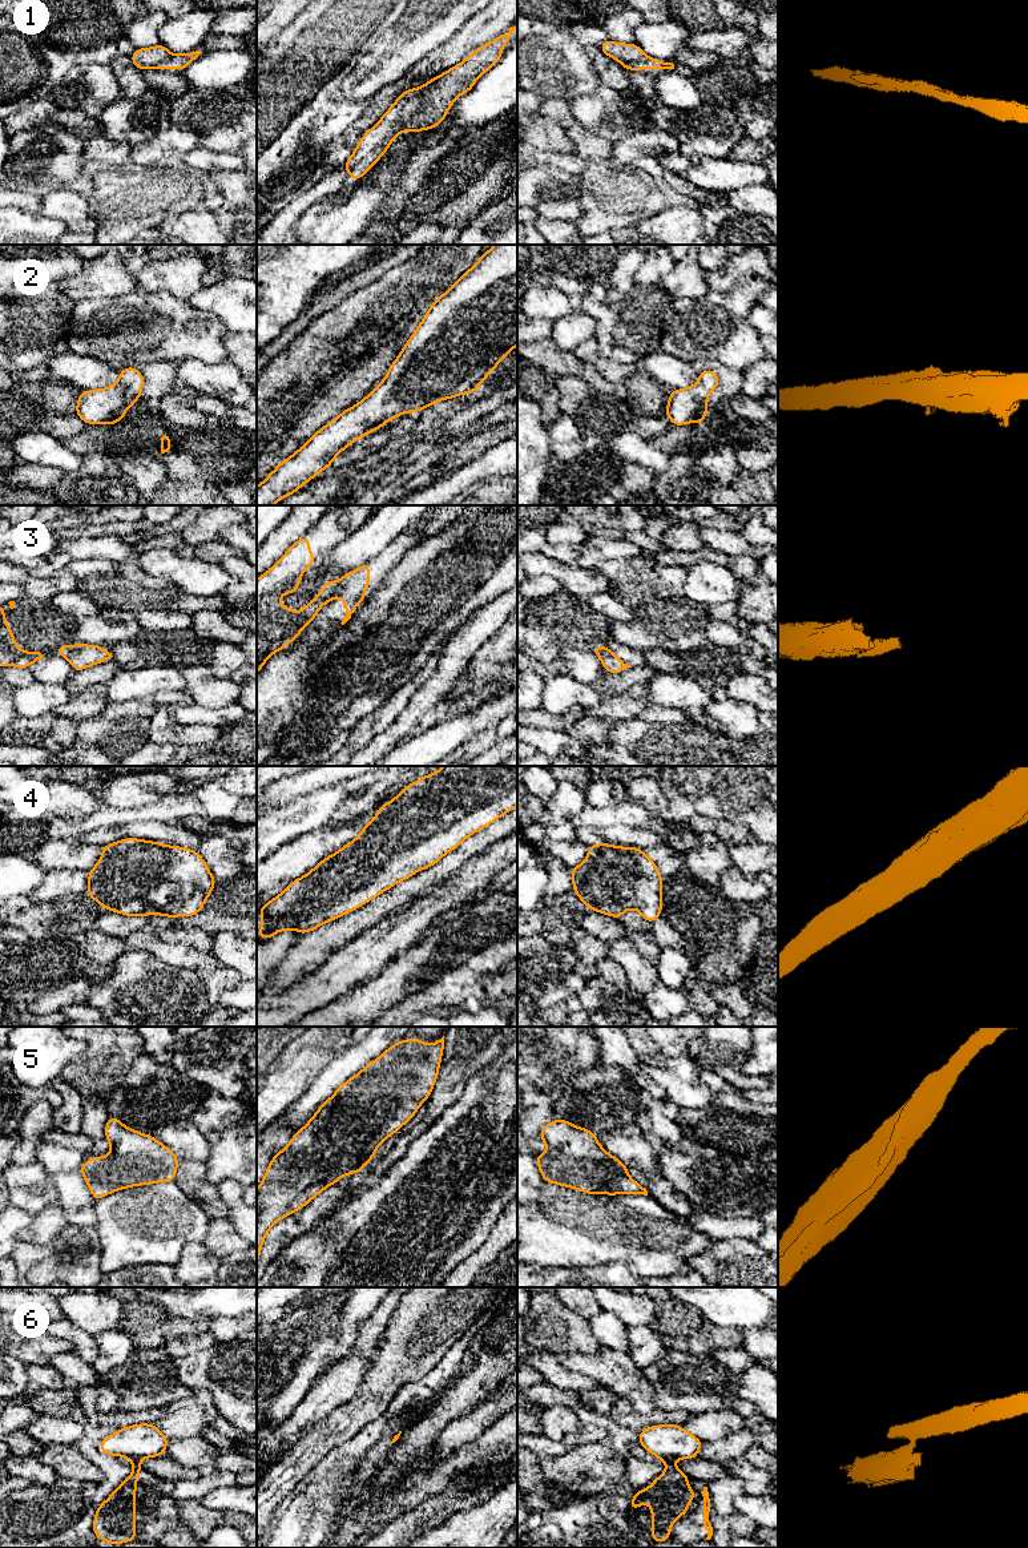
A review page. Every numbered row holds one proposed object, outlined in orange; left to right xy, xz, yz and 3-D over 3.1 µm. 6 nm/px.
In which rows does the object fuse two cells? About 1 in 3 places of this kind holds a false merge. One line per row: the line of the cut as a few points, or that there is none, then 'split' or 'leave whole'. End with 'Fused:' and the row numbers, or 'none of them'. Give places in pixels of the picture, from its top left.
1: cut in xz along (438, 76), (424, 89), (422, 105), (400, 130); split
2: no cut; leave whole
3: cut in xz along (339, 581), (335, 591), (322, 604); split
4: no cut; leave whole
5: no cut; leave whole
6: cut in xy along (133, 1462), (137, 1463); split
Fused: 1, 3, 6

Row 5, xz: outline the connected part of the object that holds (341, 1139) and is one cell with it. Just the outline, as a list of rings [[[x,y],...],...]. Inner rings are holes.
[[[444,1036],[431,1045],[419,1037],[395,1043],[342,1084],[289,1145],[275,1153],[257,1189],[257,1263],[262,1242],[277,1221],[306,1206],[343,1176],[360,1173],[375,1157],[376,1148],[415,1116],[434,1089],[443,1051]]]

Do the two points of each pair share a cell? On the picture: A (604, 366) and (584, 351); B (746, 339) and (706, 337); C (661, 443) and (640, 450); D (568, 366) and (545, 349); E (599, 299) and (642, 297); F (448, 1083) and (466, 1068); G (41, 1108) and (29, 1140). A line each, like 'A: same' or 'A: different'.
A: same
B: same
C: different
D: same
E: same
F: same
G: same

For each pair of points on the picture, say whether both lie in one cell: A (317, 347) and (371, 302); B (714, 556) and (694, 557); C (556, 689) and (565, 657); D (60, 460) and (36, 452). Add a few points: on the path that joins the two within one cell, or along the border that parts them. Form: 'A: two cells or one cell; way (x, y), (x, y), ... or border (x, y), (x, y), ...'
A: one cell; way (330, 337), (358, 315)
B: one cell; way (709, 556), (700, 556)
C: two cells; border (568, 673), (576, 680), (592, 685)
D: one cell; way (55, 455), (52, 452), (41, 452)

